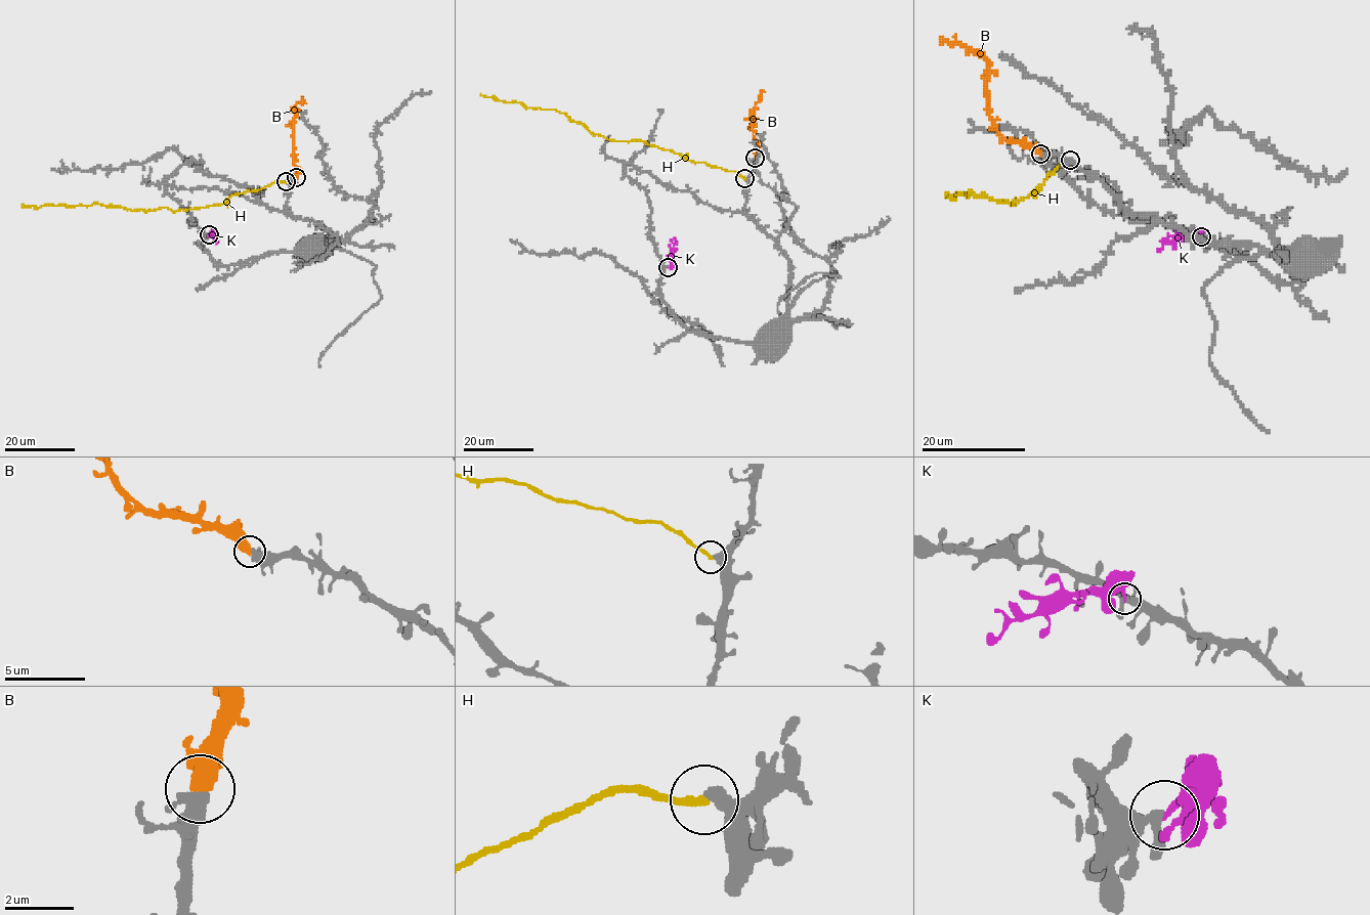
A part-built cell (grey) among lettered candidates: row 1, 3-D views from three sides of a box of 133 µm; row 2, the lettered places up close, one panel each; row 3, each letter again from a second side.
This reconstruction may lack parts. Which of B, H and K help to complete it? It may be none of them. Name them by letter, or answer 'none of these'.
B

